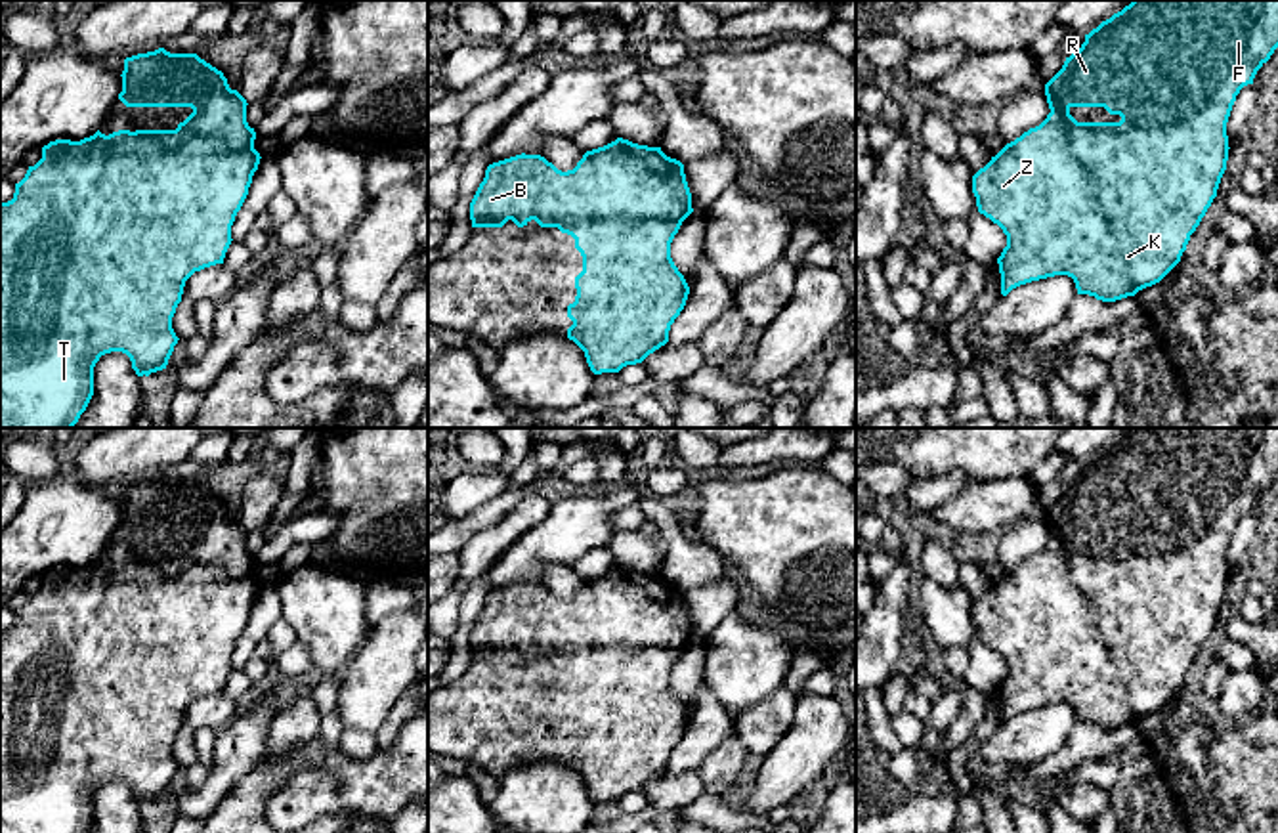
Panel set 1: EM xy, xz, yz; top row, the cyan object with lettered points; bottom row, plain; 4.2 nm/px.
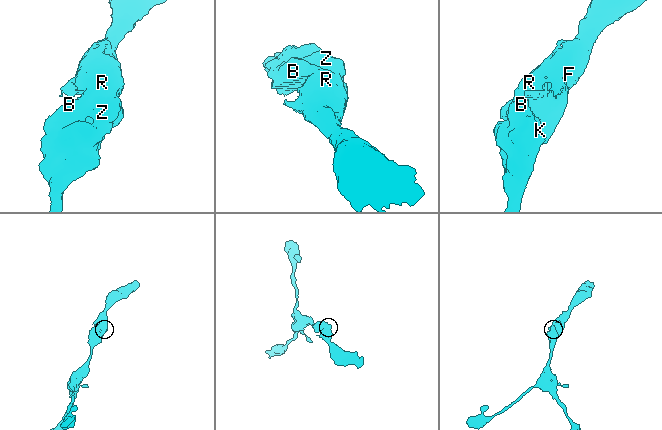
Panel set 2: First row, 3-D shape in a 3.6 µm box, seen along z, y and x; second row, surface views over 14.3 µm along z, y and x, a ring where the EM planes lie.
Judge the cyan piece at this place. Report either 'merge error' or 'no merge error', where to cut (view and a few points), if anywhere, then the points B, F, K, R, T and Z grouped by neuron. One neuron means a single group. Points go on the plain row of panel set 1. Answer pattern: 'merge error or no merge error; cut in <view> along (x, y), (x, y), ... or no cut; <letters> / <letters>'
no merge error; no cut; B F K R T Z

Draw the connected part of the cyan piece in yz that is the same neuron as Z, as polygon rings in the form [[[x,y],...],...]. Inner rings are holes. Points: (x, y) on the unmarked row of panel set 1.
[[[1133,428],[1085,462],[1077,480],[1045,512],[1051,541],[1007,571],[972,604],[978,640],[1007,663],[997,686],[1001,722],[1054,705],[1074,707],[1077,722],[1102,730],[1135,724],[1160,711],[1200,653],[1228,588],[1226,550],[1240,518],[1278,476],[1278,428]],[[1072,535],[1104,535],[1119,550],[1077,550]]]

